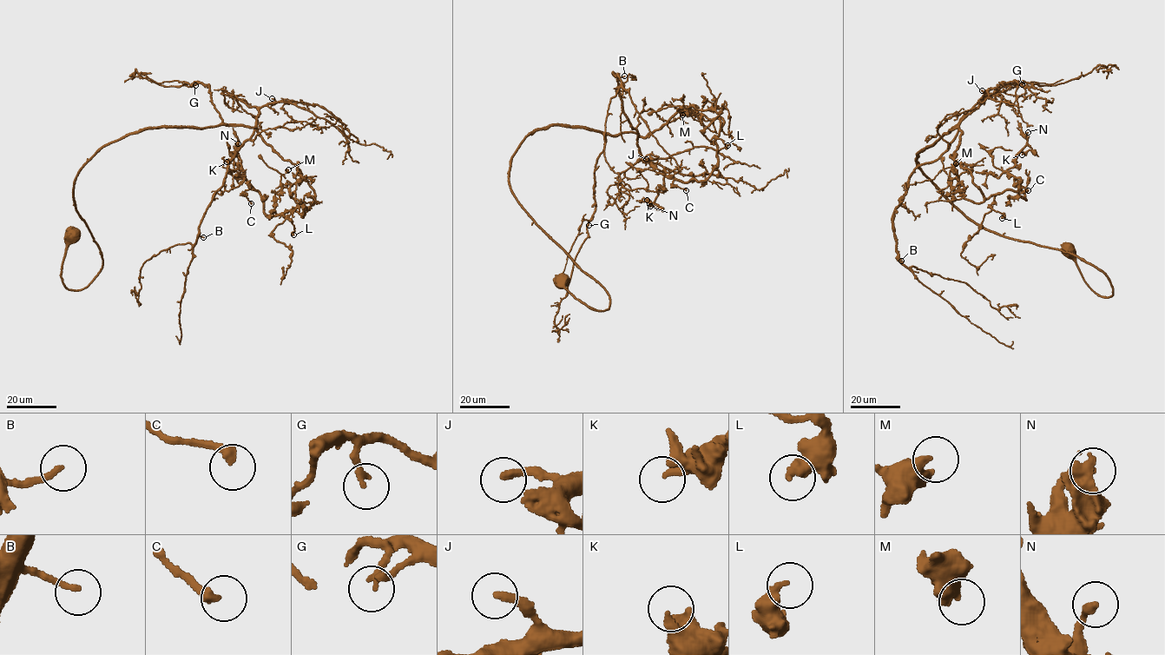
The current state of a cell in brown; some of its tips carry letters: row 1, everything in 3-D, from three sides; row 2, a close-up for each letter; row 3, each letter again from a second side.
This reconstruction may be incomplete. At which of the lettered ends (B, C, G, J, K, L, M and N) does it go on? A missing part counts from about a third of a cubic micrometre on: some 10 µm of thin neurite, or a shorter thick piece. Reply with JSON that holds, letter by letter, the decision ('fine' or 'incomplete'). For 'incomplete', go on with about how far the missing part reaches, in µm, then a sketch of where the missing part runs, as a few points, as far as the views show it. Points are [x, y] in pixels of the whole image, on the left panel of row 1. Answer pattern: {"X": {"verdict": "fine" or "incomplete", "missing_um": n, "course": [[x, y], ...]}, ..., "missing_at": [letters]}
{"B": {"verdict": "fine"}, "C": {"verdict": "incomplete", "missing_um": 5}, "G": {"verdict": "fine"}, "J": {"verdict": "incomplete", "missing_um": 25, "course": [[272, 98], [263, 99], [255, 93], [246, 91], [250, 90]]}, "K": {"verdict": "fine"}, "L": {"verdict": "fine"}, "M": {"verdict": "fine"}, "N": {"verdict": "fine"}, "missing_at": ["C", "J"]}

